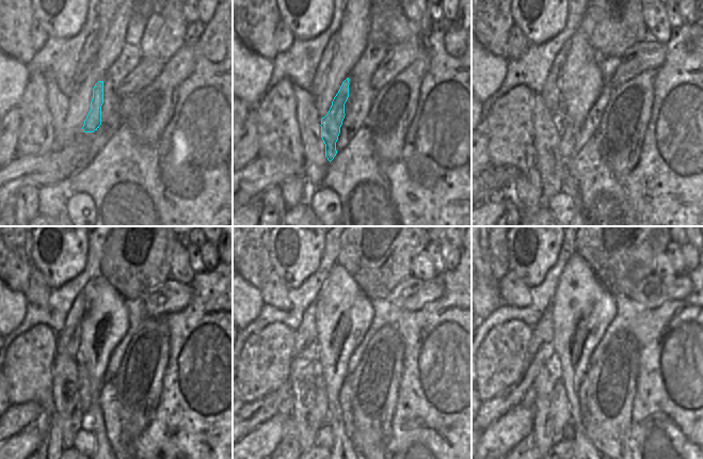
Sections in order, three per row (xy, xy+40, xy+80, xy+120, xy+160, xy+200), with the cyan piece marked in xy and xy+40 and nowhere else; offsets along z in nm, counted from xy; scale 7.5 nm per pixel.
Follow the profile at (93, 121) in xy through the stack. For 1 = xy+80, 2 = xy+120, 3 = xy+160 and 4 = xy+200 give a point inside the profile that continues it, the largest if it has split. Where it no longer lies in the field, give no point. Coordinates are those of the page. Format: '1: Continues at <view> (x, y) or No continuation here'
1: Continues at xy+80 (566, 132)
2: Continues at xy+120 (83, 382)
3: Continues at xy+160 (320, 395)
4: Continues at xy+200 (559, 411).

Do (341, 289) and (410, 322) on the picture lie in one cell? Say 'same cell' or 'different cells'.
different cells

